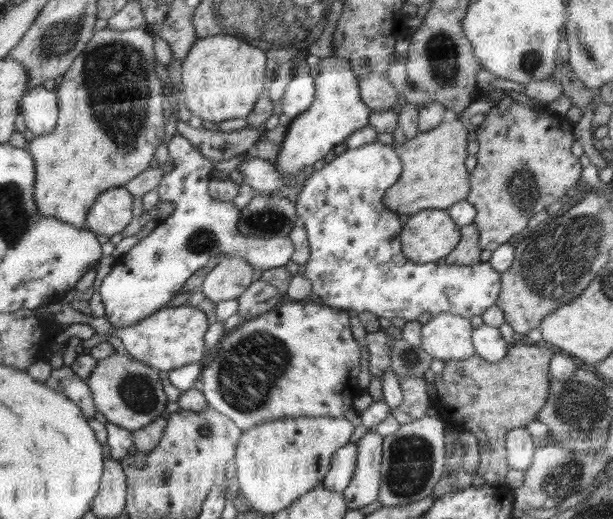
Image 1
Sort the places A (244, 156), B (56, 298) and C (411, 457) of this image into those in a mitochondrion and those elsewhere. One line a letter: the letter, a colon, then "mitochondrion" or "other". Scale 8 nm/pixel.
A: other
B: other
C: mitochondrion

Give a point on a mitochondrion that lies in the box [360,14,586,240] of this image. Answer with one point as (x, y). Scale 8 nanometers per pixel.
(442, 57)

